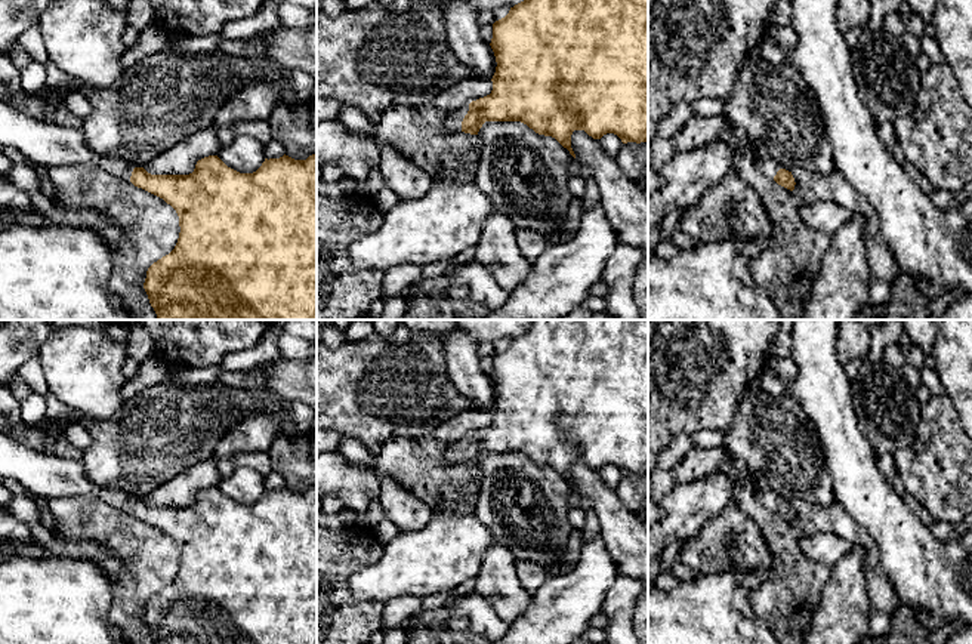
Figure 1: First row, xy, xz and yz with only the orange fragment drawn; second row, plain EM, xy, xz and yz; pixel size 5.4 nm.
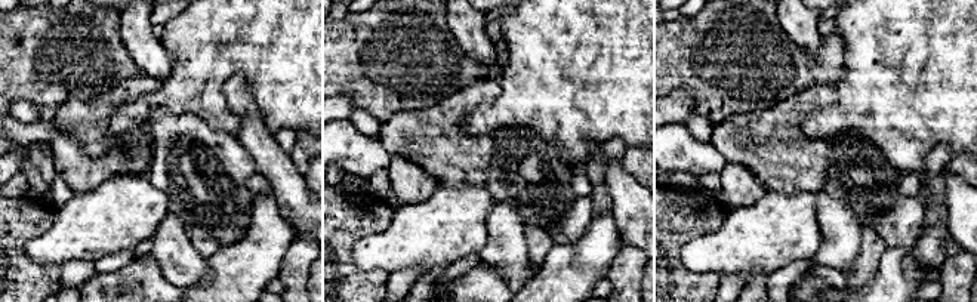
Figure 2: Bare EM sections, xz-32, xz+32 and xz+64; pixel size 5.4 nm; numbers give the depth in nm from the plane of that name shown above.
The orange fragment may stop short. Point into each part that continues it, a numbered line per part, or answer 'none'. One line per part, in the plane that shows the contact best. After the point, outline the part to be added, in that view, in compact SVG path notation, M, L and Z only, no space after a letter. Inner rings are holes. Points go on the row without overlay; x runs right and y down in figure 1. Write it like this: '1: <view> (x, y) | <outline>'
1: xz (453, 455) | M462 438L456 443L453 443L451 446L447 447L447 450L444 452L444 455L439 457L442 462L448 462L448 463L459 463L462 462L462 453L465 450L465 447L468 446L469 438Z

